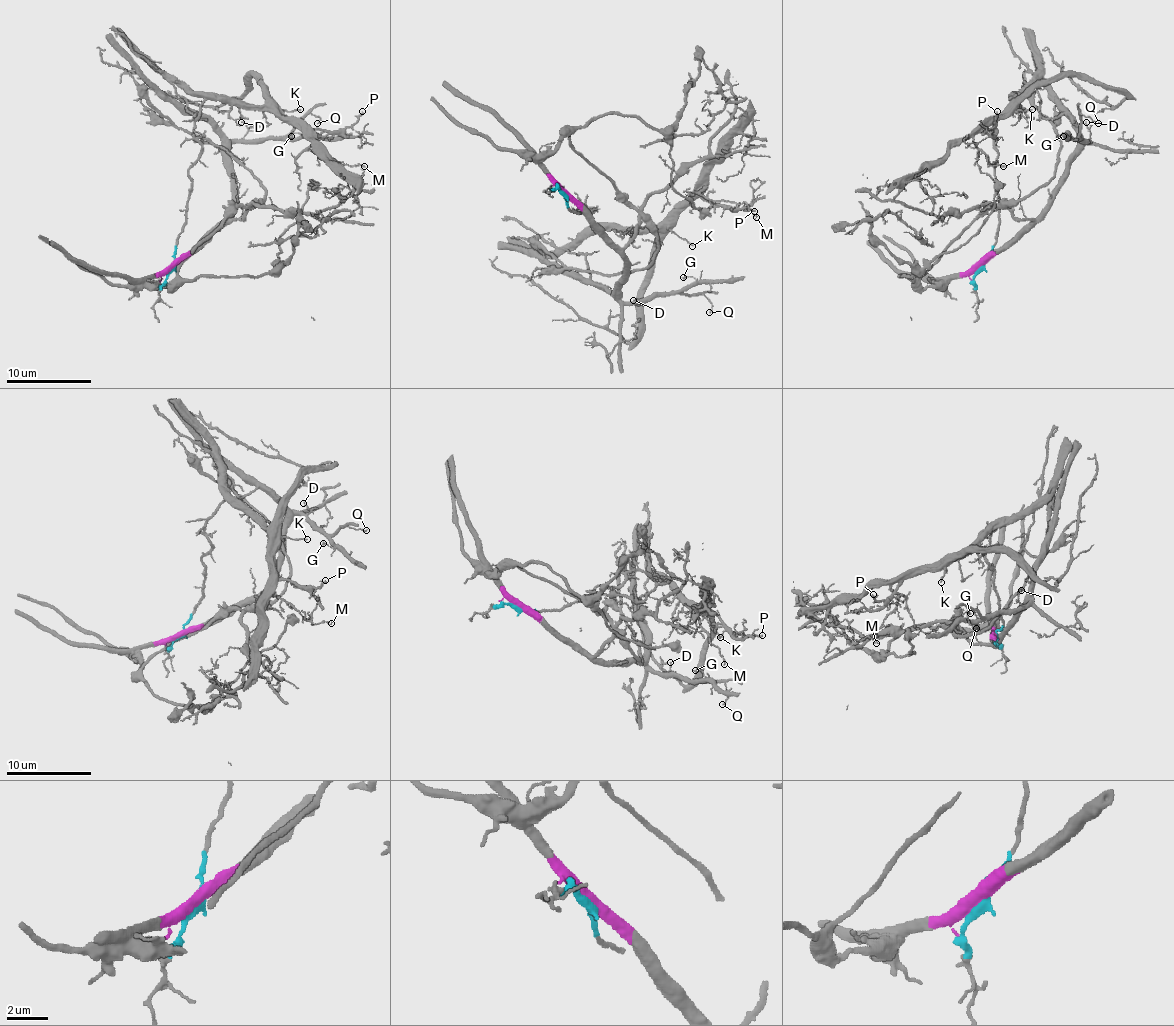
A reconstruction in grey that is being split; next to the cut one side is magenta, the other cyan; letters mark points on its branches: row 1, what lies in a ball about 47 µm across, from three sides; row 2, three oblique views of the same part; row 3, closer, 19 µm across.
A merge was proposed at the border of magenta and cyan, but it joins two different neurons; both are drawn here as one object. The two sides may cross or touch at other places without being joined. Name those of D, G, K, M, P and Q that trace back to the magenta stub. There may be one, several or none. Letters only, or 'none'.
D, G, Q

